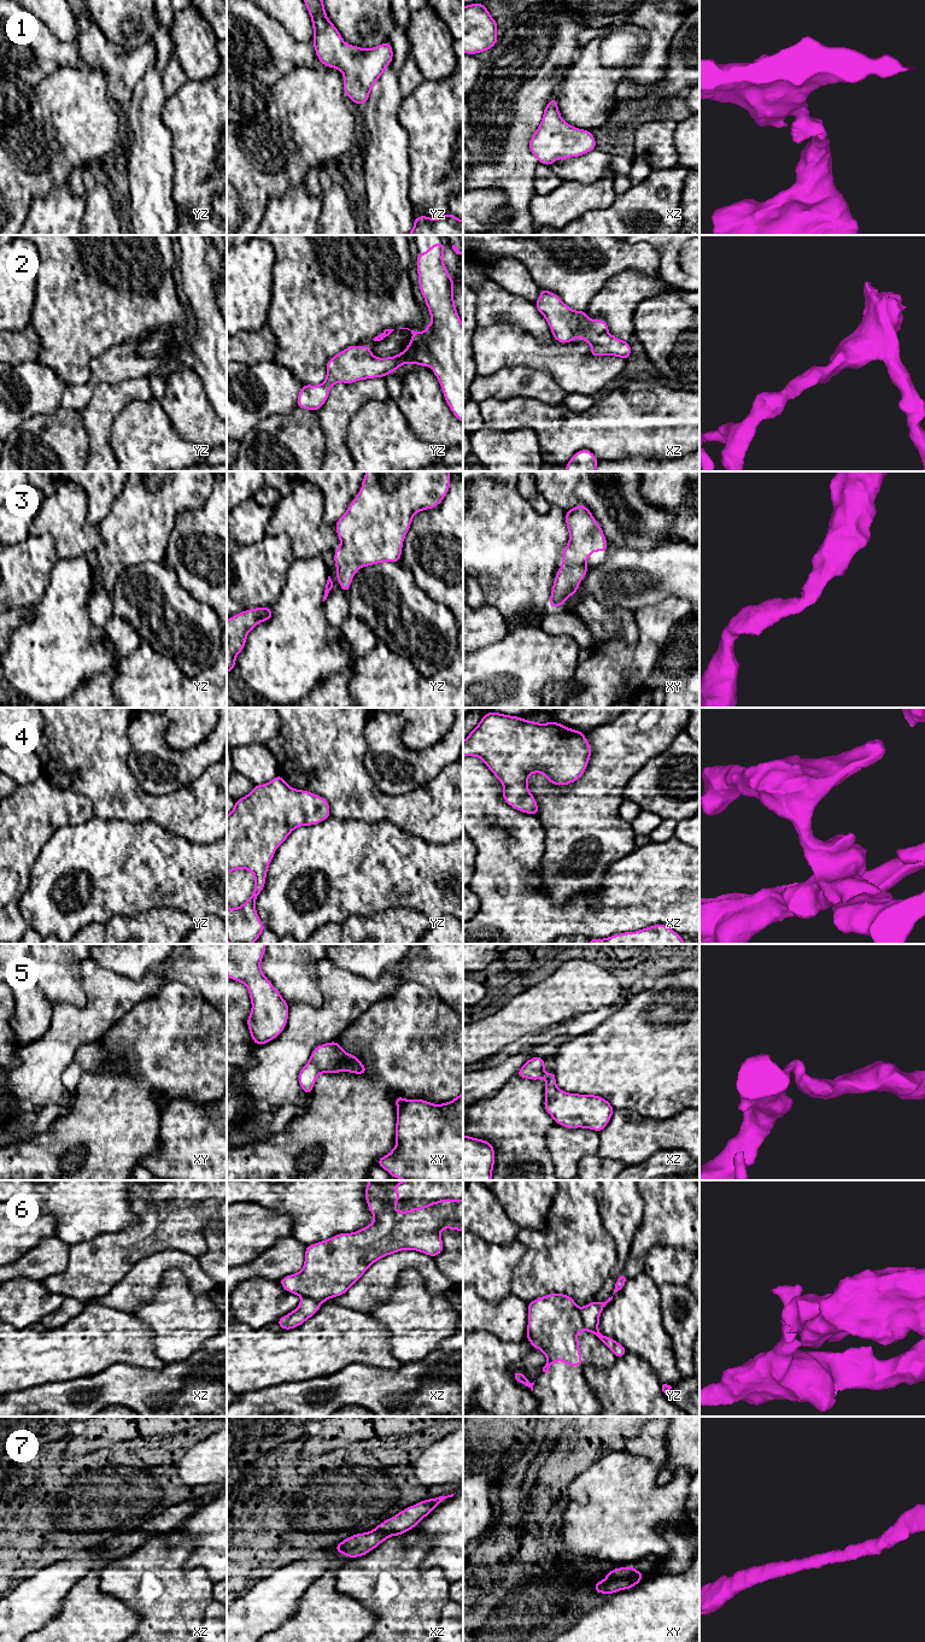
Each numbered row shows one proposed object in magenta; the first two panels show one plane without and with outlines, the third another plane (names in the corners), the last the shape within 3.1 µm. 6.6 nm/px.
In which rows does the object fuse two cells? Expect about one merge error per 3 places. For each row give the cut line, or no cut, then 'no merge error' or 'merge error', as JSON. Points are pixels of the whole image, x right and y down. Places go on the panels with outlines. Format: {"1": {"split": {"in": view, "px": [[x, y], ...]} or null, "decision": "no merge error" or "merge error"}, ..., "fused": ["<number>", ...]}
{"1": {"split": null, "decision": "no merge error"}, "2": {"split": null, "decision": "no merge error"}, "3": {"split": null, "decision": "no merge error"}, "4": {"split": null, "decision": "no merge error"}, "5": {"split": null, "decision": "no merge error"}, "6": {"split": {"in": "yz", "px": [[580, 1309], [585, 1329]]}, "decision": "merge error"}, "7": {"split": null, "decision": "no merge error"}, "fused": ["6"]}

